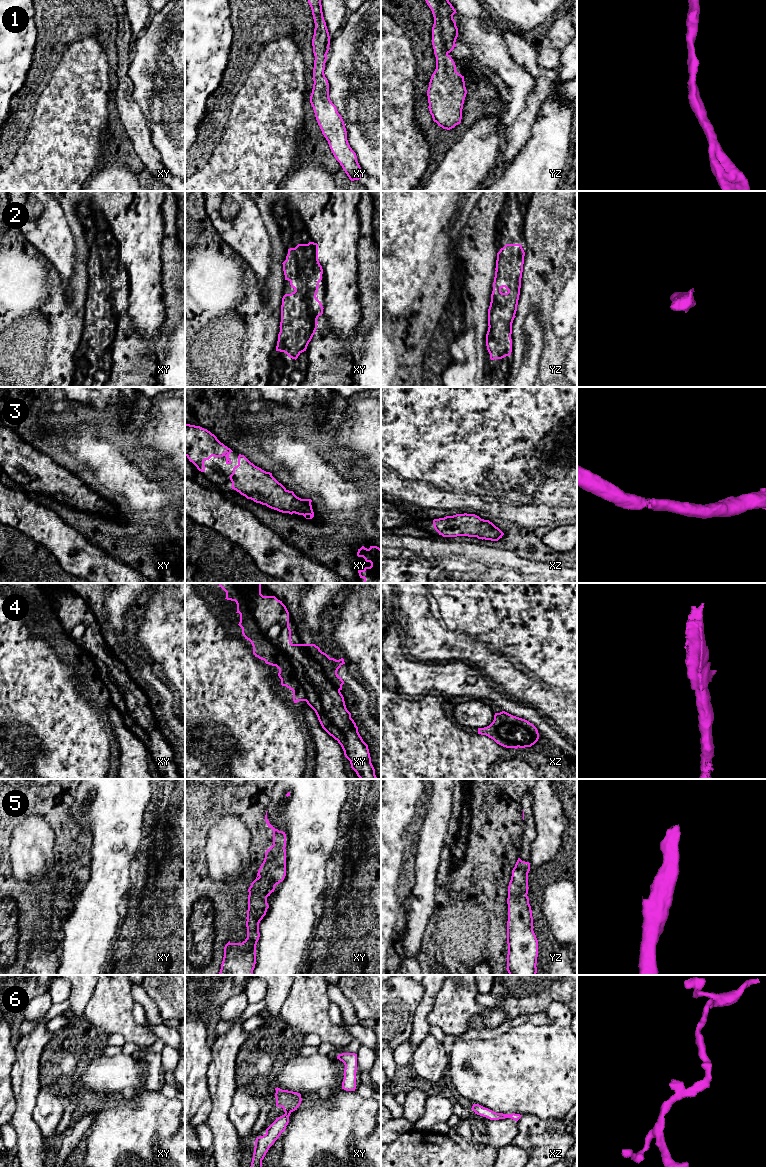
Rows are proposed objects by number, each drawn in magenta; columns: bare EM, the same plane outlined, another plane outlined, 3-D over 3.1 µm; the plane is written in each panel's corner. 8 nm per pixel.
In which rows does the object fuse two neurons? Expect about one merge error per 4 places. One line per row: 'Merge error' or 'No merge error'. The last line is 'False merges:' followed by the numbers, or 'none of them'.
1: No merge error
2: No merge error
3: No merge error
4: No merge error
5: No merge error
6: No merge error
False merges: none of them

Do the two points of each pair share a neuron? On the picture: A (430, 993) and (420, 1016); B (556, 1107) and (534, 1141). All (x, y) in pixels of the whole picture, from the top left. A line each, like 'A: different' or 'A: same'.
A: same
B: different

